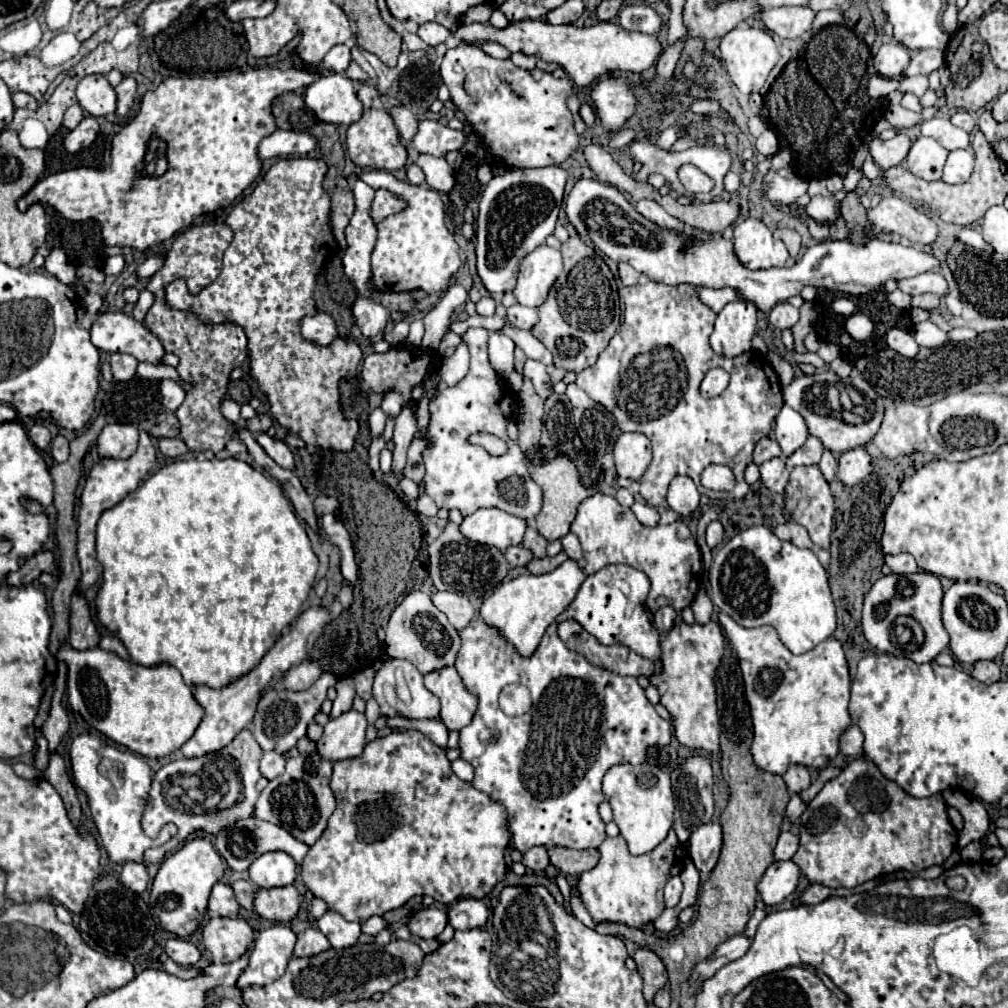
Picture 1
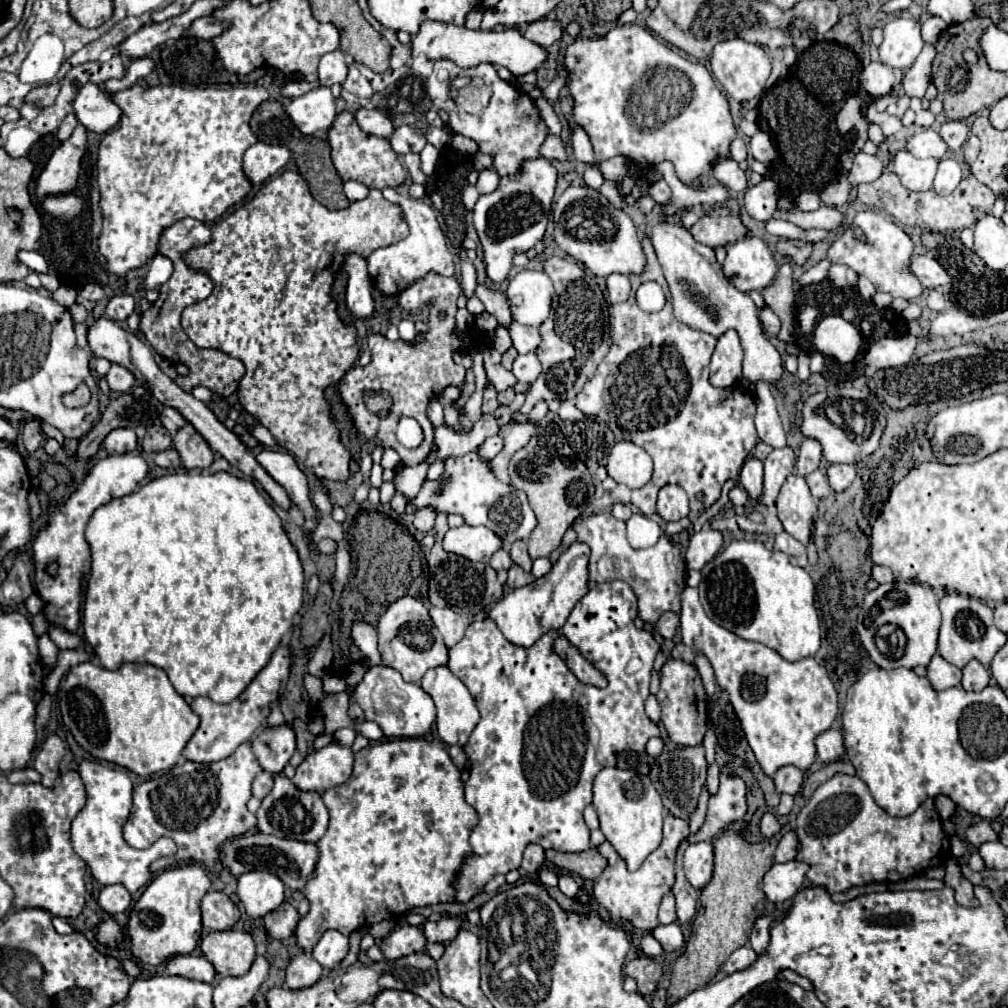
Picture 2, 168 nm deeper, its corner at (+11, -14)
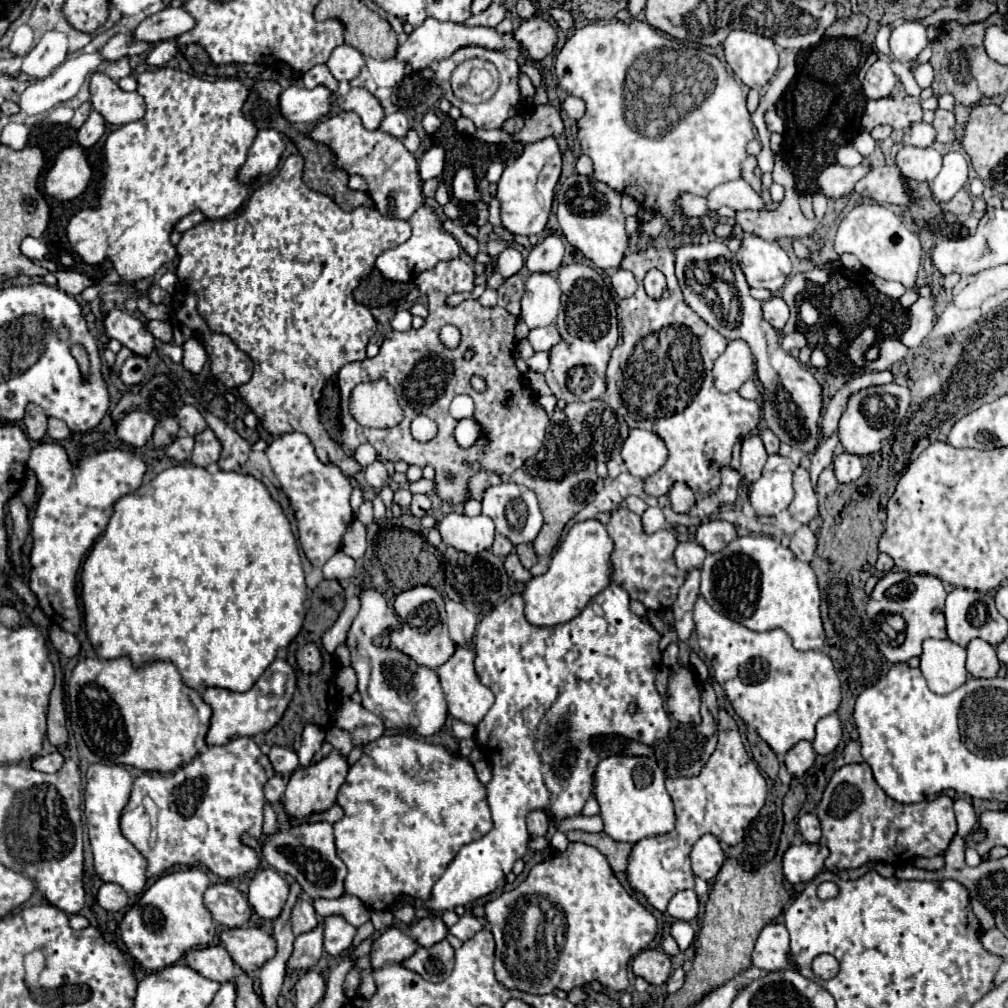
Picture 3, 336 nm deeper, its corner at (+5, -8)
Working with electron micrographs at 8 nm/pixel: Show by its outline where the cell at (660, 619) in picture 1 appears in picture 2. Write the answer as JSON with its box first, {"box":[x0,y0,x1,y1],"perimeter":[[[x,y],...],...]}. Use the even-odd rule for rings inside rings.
{"box":[656,612,680,640],"perimeter":[[[666,612],[656,622],[656,634],[664,640],[670,640],[670,638],[674,638],[678,624],[680,624],[680,618],[674,612]]]}

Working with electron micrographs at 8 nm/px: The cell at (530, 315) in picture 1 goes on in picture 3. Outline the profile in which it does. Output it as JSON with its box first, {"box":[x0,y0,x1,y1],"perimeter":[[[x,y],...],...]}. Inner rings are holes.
{"box":[528,324,560,352],"perimeter":[[[554,324],[546,326],[546,328],[536,328],[536,330],[530,330],[528,334],[528,340],[532,344],[532,348],[536,352],[540,350],[550,350],[552,346],[556,346],[560,342],[560,332]]]}

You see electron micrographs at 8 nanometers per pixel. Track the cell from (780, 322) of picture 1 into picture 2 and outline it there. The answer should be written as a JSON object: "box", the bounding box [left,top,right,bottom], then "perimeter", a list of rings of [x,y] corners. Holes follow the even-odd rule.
{"box":[760,308,780,336],"perimeter":[[[764,308],[760,312],[760,322],[762,322],[762,328],[768,336],[776,336],[778,330],[780,330],[780,318],[770,310],[770,308]]]}

